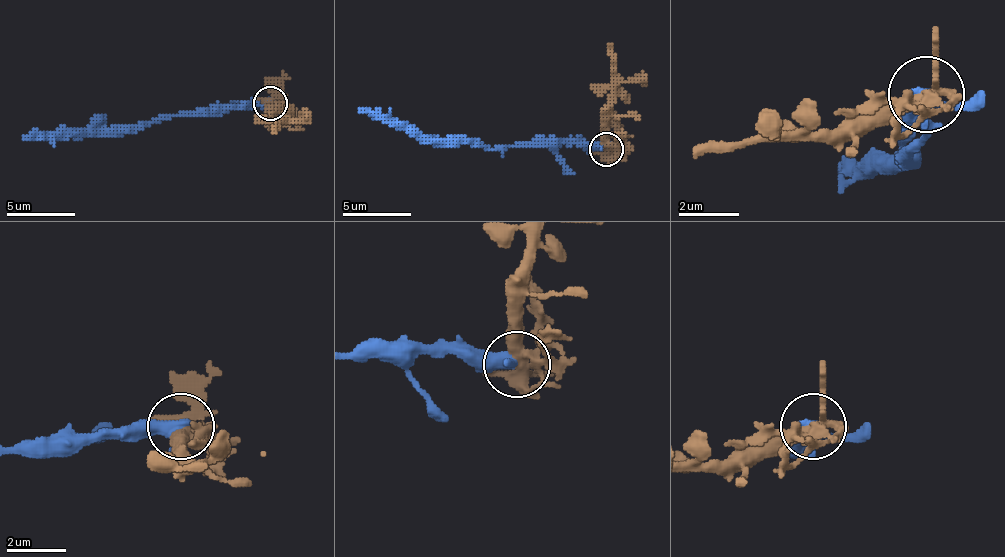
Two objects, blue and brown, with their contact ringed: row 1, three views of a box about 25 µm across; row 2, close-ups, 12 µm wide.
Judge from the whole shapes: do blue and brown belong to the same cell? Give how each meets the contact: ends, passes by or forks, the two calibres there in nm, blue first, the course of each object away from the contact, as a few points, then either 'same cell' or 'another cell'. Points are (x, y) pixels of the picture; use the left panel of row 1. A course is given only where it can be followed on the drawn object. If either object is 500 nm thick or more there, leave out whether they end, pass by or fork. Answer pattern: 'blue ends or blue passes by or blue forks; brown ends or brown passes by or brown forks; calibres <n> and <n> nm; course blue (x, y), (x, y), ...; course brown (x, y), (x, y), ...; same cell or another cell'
calibres 550 and 400 nm; course blue (269, 102), (248, 102), (238, 109), (197, 109), (153, 119), (129, 129), (37, 133), (23, 139); course brown (269, 102), (269, 112), (276, 119), (272, 133); another cell

